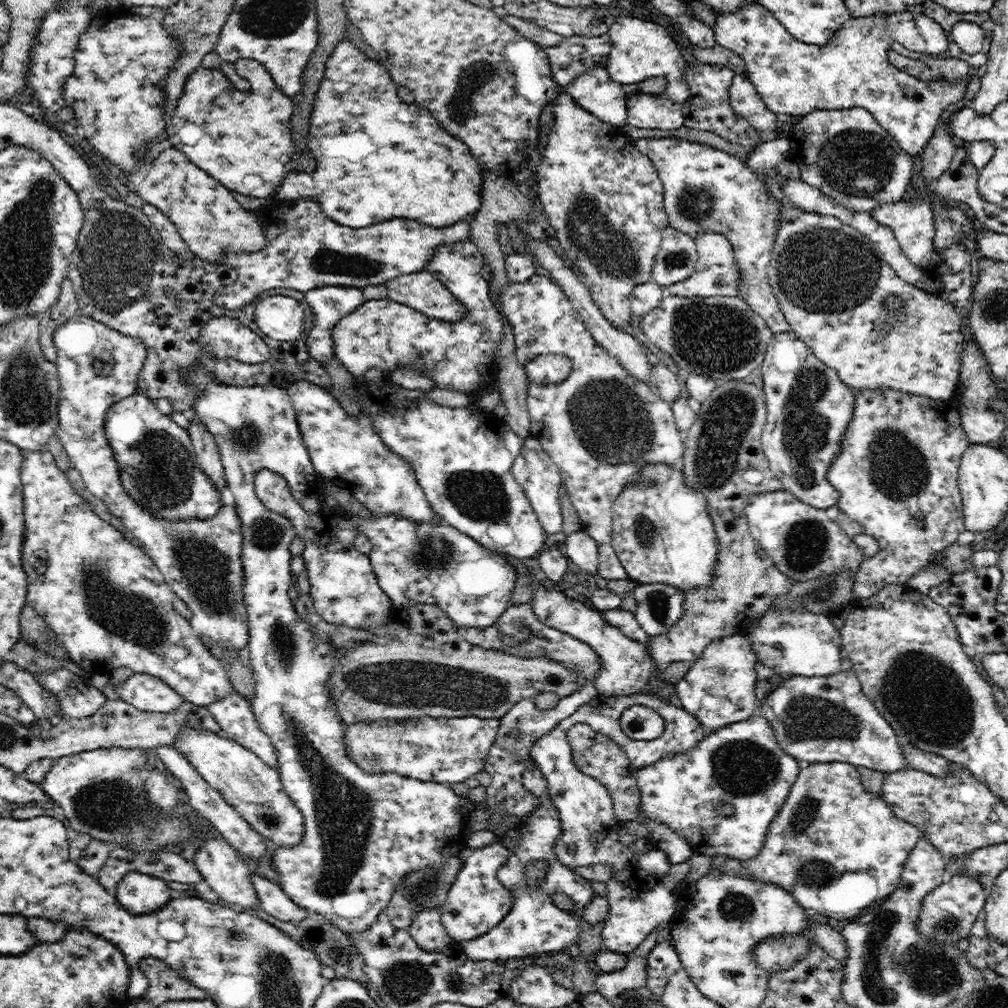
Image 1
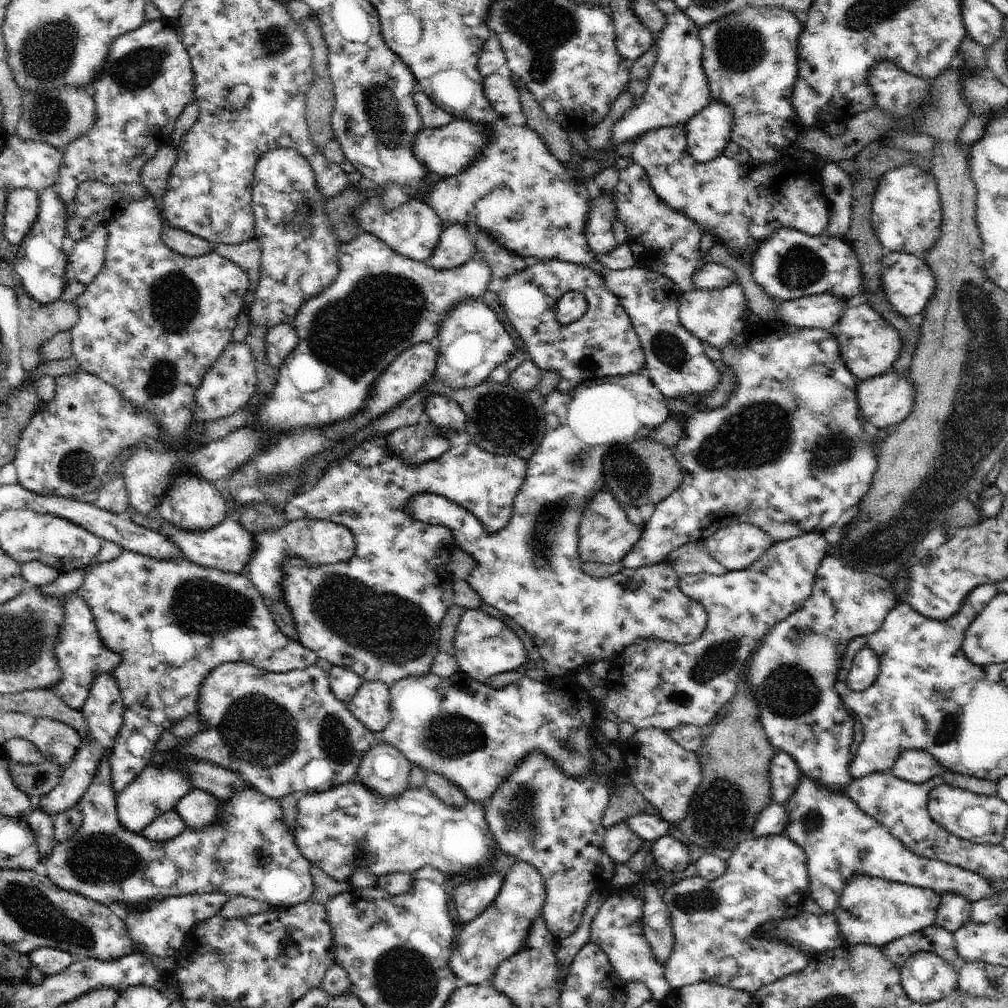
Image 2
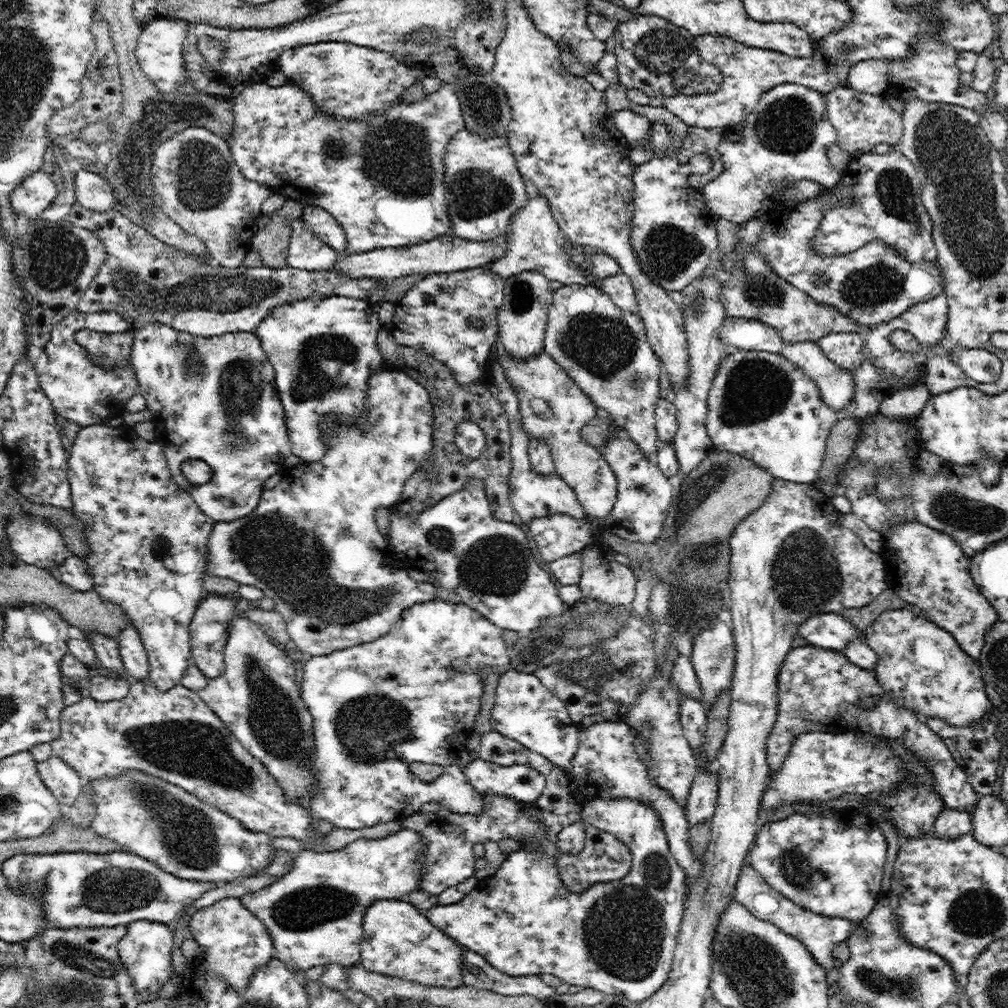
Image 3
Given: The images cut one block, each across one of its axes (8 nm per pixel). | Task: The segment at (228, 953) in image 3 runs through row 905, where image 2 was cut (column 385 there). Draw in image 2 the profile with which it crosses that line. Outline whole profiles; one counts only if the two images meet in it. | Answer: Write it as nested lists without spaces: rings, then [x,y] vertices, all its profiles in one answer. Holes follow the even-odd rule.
[[[369,194],[368,202],[355,214],[355,220],[361,230],[374,234],[380,241],[390,246],[394,252],[414,261],[424,261],[430,259],[435,254],[436,246],[440,243],[443,232],[443,221],[438,214],[423,200],[422,197],[415,196],[399,208],[392,212],[383,212],[380,208],[380,198]]]

